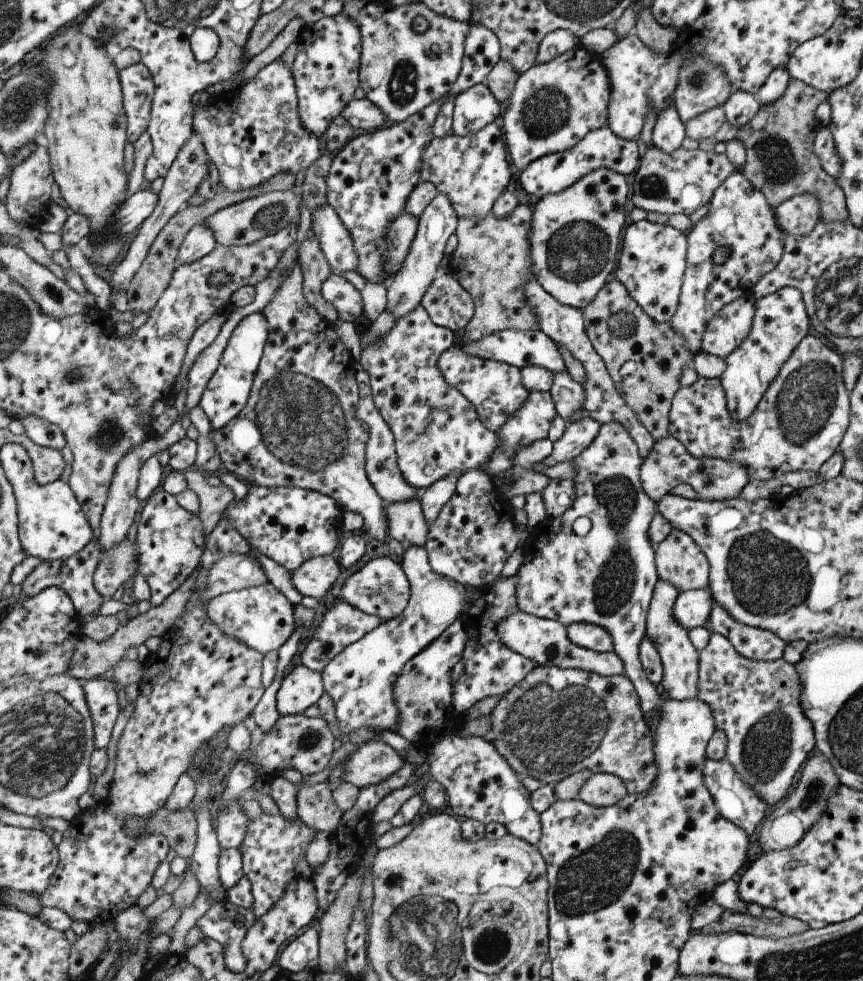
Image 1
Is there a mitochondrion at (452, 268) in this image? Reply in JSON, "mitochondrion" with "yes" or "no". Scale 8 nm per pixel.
{"mitochondrion":"no"}

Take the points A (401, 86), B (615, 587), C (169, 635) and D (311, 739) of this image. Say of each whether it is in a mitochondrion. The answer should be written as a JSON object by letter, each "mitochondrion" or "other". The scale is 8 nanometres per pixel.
{"A":"mitochondrion","B":"mitochondrion","C":"other","D":"mitochondrion"}

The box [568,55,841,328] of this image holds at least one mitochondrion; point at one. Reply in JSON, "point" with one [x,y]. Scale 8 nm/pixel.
{"point":[779,165]}

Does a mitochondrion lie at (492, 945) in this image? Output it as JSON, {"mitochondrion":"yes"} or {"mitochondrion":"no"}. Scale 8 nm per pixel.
{"mitochondrion":"yes"}

